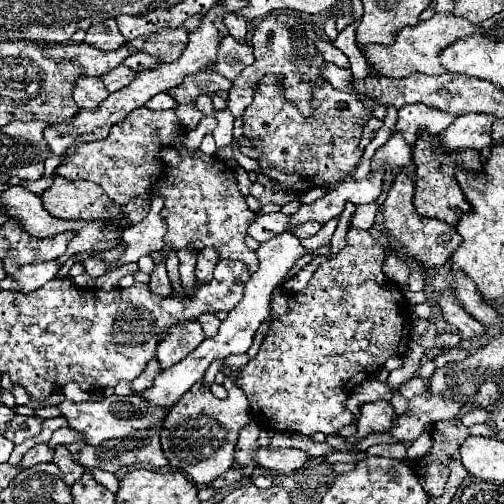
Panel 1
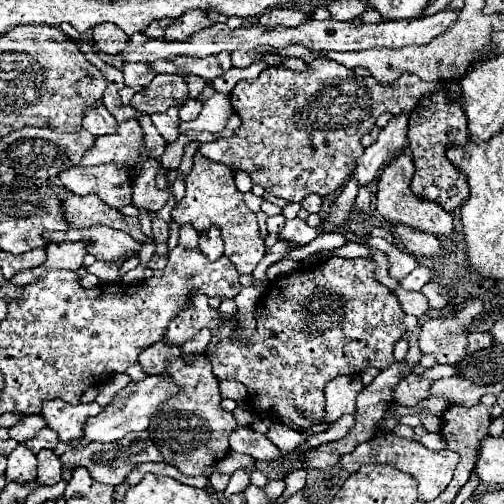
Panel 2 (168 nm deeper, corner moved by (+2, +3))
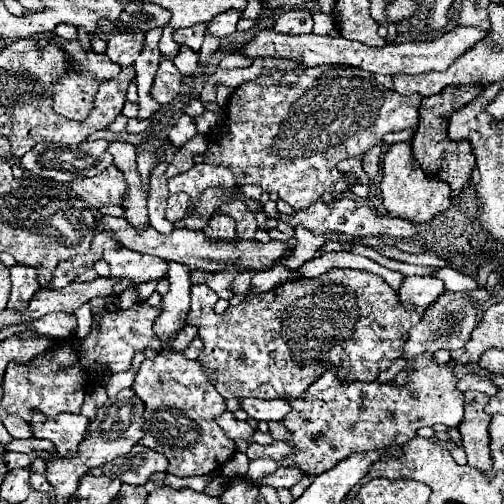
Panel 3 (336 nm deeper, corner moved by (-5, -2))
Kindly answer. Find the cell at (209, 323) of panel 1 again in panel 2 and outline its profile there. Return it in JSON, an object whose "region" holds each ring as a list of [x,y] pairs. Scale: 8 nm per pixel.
{"region":[[[202,329],[202,331],[198,331],[196,337],[192,337],[190,341],[186,341],[182,345],[182,353],[204,353],[208,343],[210,343],[210,333],[206,329]]]}

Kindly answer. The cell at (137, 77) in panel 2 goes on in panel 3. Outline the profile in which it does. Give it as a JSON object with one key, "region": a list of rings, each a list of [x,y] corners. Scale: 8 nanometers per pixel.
{"region":[[[165,60],[159,64],[159,70],[155,74],[153,86],[151,86],[151,98],[159,104],[169,104],[177,94],[181,92],[181,74],[173,66],[171,60]]]}

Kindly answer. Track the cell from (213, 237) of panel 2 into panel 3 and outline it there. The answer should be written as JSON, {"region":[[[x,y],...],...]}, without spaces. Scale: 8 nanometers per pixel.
{"region":[[[225,214],[211,216],[207,228],[203,228],[203,234],[211,236],[211,240],[235,240],[235,220]]]}

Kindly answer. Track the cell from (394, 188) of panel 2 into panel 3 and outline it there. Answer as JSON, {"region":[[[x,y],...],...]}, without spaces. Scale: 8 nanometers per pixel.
{"region":[[[407,142],[393,144],[385,158],[383,158],[383,180],[381,180],[381,196],[383,196],[383,206],[391,216],[411,220],[425,224],[433,220],[437,214],[445,212],[451,206],[451,196],[449,196],[449,186],[433,176],[427,176],[419,162],[413,158],[411,146]]]}

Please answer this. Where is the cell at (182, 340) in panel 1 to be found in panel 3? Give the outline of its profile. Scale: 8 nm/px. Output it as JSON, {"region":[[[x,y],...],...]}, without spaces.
{"region":[[[331,268],[329,272],[317,276],[317,278],[295,278],[295,280],[289,280],[289,282],[283,282],[279,286],[275,286],[273,290],[265,292],[263,296],[255,296],[255,300],[243,300],[243,304],[239,306],[233,306],[229,308],[227,312],[223,314],[215,314],[213,306],[217,302],[217,294],[215,290],[211,290],[209,286],[205,284],[195,284],[191,286],[191,308],[189,308],[189,314],[187,314],[187,320],[185,320],[185,326],[195,326],[199,330],[199,338],[205,342],[205,350],[200,354],[198,360],[206,370],[211,370],[217,374],[217,390],[219,394],[223,394],[225,398],[247,398],[247,396],[253,396],[253,398],[281,398],[283,394],[291,396],[291,398],[299,398],[299,396],[305,396],[307,388],[327,370],[333,370],[337,368],[339,372],[339,380],[345,380],[345,382],[353,382],[353,380],[363,380],[363,382],[371,382],[371,380],[377,380],[379,372],[387,370],[395,360],[401,358],[403,354],[403,344],[409,336],[409,330],[411,326],[415,326],[419,322],[419,314],[417,312],[409,312],[405,310],[401,304],[399,304],[399,298],[397,294],[389,288],[389,284],[381,278],[381,276],[375,276],[375,274],[369,274],[369,272],[363,272],[363,270],[343,270],[343,268]]]}

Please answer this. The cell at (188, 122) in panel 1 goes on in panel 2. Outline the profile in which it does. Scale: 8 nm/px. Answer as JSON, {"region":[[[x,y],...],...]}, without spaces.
{"region":[[[188,131],[188,133],[180,135],[174,143],[166,145],[166,151],[162,155],[162,167],[164,169],[178,169],[180,161],[182,161],[182,155],[184,155],[184,147],[192,141],[198,141],[200,144],[213,142],[213,134],[210,132],[196,133],[196,131]]]}

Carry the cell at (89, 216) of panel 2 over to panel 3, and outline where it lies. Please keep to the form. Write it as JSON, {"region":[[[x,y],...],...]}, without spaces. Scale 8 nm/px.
{"region":[[[103,216],[101,230],[109,232],[113,236],[113,240],[117,240],[121,246],[127,246],[129,250],[141,252],[141,254],[151,254],[151,256],[159,256],[163,260],[173,260],[173,262],[181,262],[187,264],[191,268],[197,270],[221,270],[223,264],[235,264],[237,270],[267,270],[271,268],[275,262],[279,262],[287,250],[283,242],[271,240],[269,244],[261,244],[257,240],[233,240],[233,242],[219,242],[219,240],[209,240],[205,238],[205,234],[201,230],[189,230],[189,228],[175,228],[171,234],[163,236],[159,234],[155,228],[147,226],[143,230],[137,230],[133,224],[129,224],[125,218],[113,218],[113,216]]]}

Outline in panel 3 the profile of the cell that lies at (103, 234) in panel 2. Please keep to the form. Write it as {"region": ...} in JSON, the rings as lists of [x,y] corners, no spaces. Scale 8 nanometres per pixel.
{"region":[[[119,248],[103,254],[103,260],[109,262],[111,276],[115,278],[127,278],[133,280],[135,284],[147,282],[147,280],[157,280],[167,274],[169,264],[165,260],[159,260],[155,256],[139,254],[129,248]]]}

